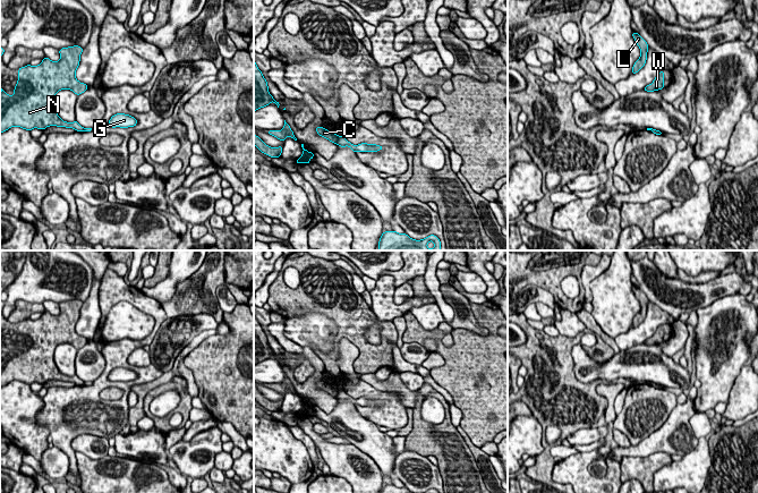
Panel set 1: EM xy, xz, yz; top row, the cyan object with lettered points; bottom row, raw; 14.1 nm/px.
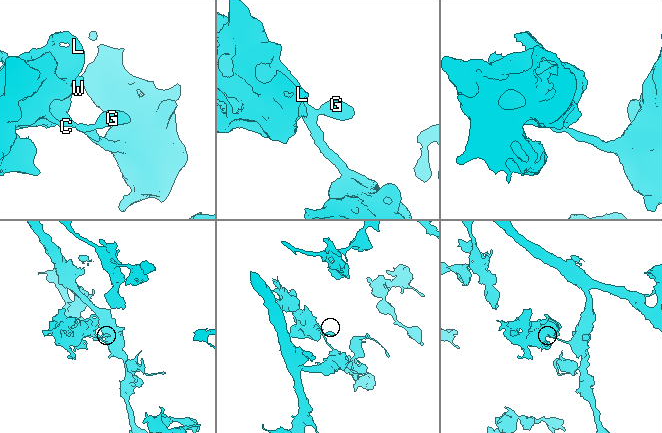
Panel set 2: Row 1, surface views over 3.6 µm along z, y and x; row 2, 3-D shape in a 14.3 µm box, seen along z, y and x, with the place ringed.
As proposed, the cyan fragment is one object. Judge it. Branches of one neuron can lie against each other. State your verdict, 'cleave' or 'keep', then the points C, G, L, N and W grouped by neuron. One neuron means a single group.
cleave; C L N W / G

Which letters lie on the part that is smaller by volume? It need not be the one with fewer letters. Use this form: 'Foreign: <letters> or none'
Foreign: C, L, N, W

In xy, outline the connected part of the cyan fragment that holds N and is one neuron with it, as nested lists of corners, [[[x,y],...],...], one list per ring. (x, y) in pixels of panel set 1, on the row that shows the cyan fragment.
[[[78,45],[62,48],[59,50],[59,61],[45,57],[35,67],[20,67],[15,95],[7,94],[2,88],[0,92],[0,133],[11,127],[31,131],[33,128],[43,130],[50,126],[84,131],[76,120],[63,121],[54,109],[54,97],[59,91],[70,90],[80,95],[88,87],[75,76],[82,52],[83,48]]]

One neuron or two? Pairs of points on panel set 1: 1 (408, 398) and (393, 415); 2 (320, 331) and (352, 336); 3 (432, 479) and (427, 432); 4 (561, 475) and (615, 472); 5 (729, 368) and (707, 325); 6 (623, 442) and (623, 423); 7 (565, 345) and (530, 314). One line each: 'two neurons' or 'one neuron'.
1: two neurons
2: two neurons
3: two neurons
4: one neuron
5: one neuron
6: two neurons
7: two neurons

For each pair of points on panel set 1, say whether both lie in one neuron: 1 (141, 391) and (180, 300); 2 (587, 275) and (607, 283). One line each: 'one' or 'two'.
1: one
2: two

